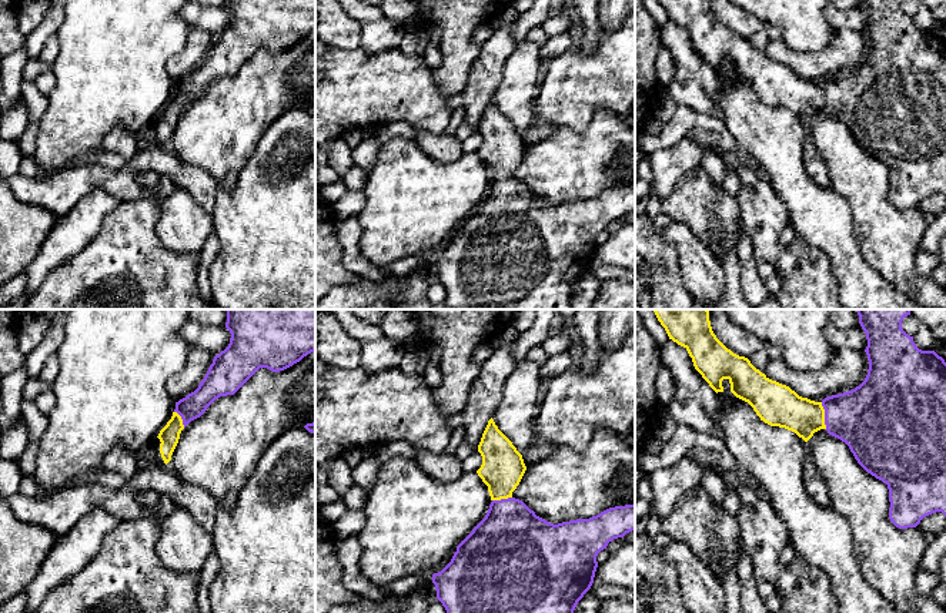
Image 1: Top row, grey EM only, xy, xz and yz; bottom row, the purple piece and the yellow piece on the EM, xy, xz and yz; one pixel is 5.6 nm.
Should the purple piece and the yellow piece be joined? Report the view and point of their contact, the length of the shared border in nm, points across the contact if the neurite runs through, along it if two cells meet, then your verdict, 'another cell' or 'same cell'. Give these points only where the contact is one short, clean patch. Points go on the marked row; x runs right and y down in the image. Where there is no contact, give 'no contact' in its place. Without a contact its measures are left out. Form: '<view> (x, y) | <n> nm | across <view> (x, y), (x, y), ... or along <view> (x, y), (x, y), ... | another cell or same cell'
yz (825, 415) | 160 nm | across yz (869, 419), (825, 415), (799, 415), (782, 407) | same cell

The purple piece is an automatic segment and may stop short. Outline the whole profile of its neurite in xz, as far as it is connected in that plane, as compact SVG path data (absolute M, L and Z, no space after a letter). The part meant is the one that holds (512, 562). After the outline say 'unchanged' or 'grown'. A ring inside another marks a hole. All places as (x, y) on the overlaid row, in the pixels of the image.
M492 418L478 452L482 465L477 473L488 486L492 502L485 517L457 546L451 562L432 575L437 599L447 613L574 613L594 583L598 553L614 539L635 530L635 503L554 525L512 496L527 466Z; grown

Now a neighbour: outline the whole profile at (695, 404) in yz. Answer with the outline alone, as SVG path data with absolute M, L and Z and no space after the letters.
M668 339L663 346L658 345L658 356L669 369L675 383L673 398L666 409L676 423L689 425L708 435L722 436L715 421L715 416L722 413L719 398L695 369L686 348Z

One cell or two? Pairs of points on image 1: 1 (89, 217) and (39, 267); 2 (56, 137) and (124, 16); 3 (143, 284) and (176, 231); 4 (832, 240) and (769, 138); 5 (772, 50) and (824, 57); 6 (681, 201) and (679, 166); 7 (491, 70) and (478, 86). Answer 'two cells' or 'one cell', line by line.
1: one cell
2: one cell
3: two cells
4: one cell
5: one cell
6: two cells
7: one cell

